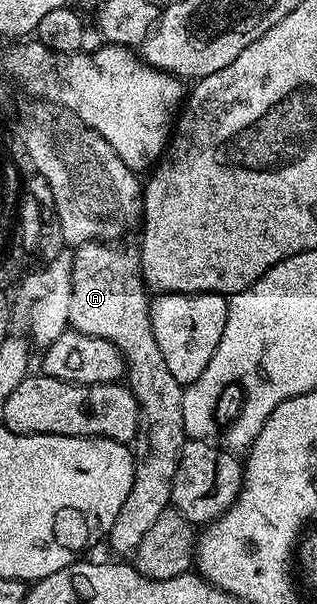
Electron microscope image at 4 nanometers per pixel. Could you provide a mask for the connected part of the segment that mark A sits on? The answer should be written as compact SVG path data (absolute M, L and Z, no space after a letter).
M84 242L73 250L69 325L87 336L99 336L99 340L107 340L115 344L115 348L119 348L125 358L128 388L141 409L141 429L135 439L135 476L131 492L123 502L119 516L115 516L115 524L107 535L107 543L109 542L117 556L129 556L137 551L151 524L155 524L155 520L159 520L159 516L163 516L163 512L170 509L171 488L181 450L187 441L183 428L183 387L179 380L175 380L175 376L171 376L171 368L167 368L167 363L163 361L163 352L159 352L159 344L153 339L153 320L149 316L150 301L145 280L141 276L141 263L134 251L132 254L131 251L124 250L121 244L111 242Z

